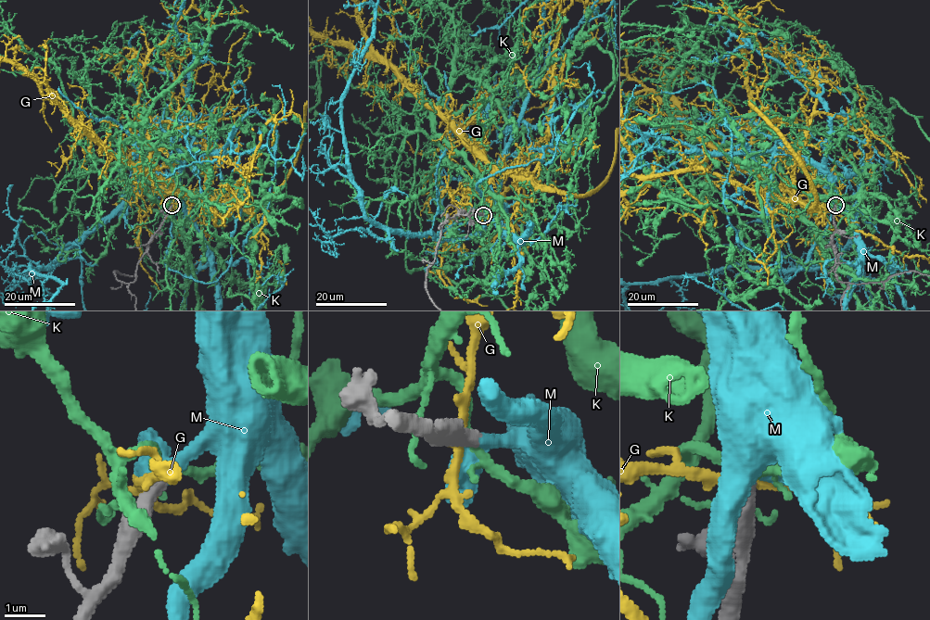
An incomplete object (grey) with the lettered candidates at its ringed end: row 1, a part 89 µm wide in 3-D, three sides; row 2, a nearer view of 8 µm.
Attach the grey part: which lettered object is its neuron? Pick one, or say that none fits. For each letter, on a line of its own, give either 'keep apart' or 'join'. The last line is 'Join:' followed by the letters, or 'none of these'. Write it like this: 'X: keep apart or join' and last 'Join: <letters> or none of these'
G: keep apart
K: keep apart
M: join
Join: M

